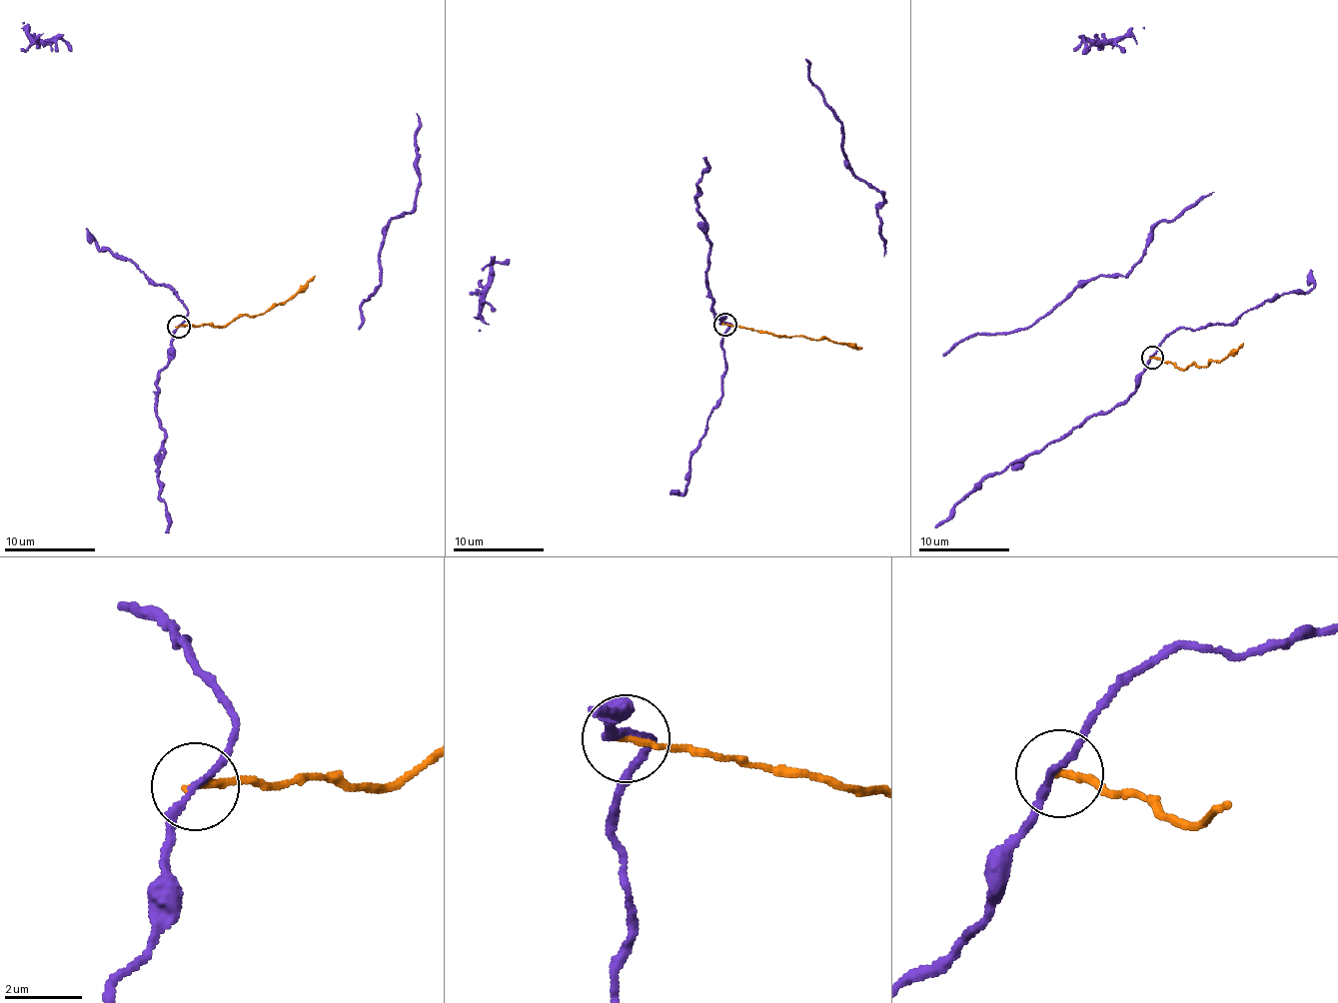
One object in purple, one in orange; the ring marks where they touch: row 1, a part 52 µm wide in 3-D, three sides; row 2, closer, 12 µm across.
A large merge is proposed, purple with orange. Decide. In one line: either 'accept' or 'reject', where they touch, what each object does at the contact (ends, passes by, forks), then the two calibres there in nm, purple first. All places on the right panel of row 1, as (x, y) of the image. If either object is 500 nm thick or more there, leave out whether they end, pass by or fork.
reject | (1152, 358) | purple passes by | orange ends | 170/180 nm

